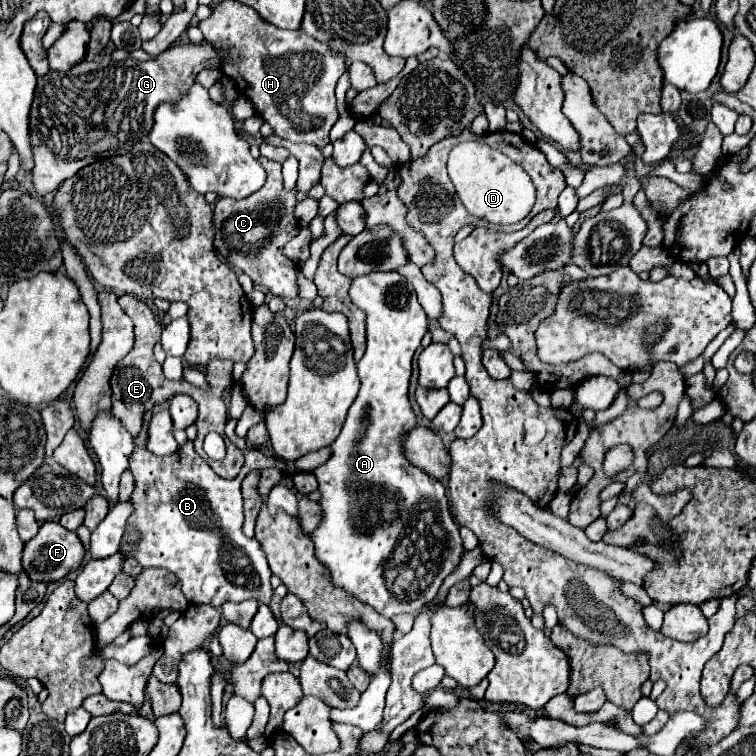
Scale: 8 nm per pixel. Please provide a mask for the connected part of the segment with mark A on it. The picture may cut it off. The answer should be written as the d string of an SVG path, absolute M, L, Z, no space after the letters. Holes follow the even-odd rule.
M380 271L356 277L350 287L350 299L368 315L368 347L358 361L362 387L348 411L342 433L330 445L330 461L314 469L320 483L318 491L322 493L320 505L324 505L324 519L312 533L312 541L316 545L316 557L330 569L334 585L356 595L390 619L398 613L414 615L416 609L432 601L442 581L460 565L464 547L458 525L450 513L444 485L420 467L414 467L402 451L408 431L416 427L416 415L408 401L408 383L412 375L412 357L428 331L428 317L416 293L408 289L404 277L398 273ZM372 485L378 485L380 491L376 489L374 493L374 489L370 489ZM386 497L396 499L392 519L368 523L364 513L382 511ZM422 501L436 501L436 518L446 531L442 571L386 571L398 539L406 535L406 527L416 517L418 503Z

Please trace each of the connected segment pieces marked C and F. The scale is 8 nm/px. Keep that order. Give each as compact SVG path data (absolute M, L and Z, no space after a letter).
M266 157L258 159L262 167L268 171L266 183L240 201L236 199L218 199L214 205L214 227L216 251L238 271L244 271L256 285L266 287L274 295L282 299L296 299L296 273L298 267L282 255L284 245L300 231L298 221L294 217L296 207L296 191L286 191L282 185L282 165L270 161Z
M48 521L40 527L38 535L24 543L22 553L22 571L40 583L54 583L62 581L70 571L76 571L84 559L84 545L80 537L68 529L64 529L58 521Z

